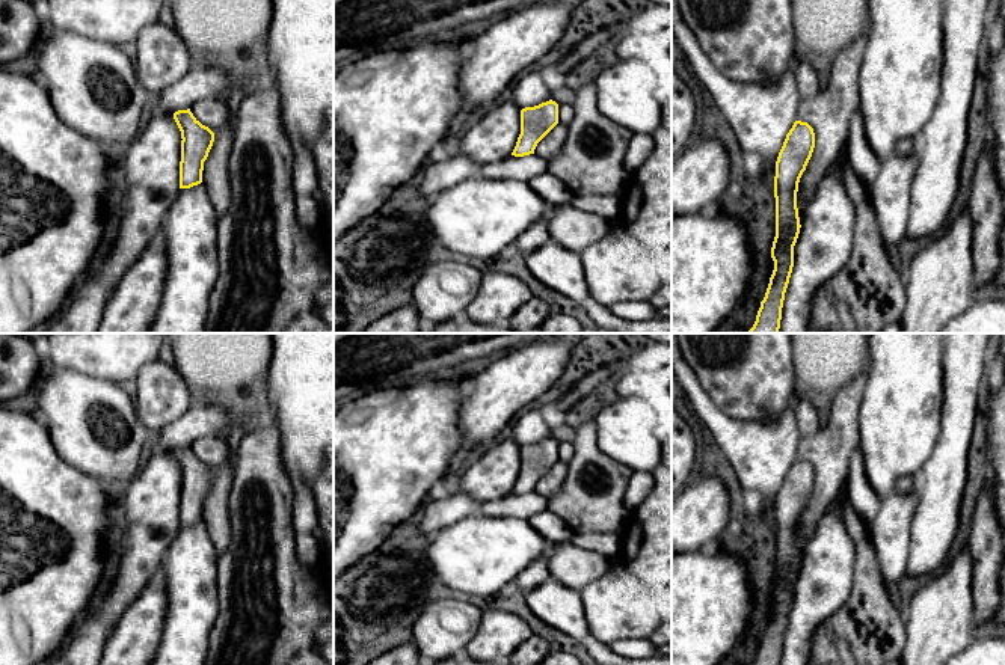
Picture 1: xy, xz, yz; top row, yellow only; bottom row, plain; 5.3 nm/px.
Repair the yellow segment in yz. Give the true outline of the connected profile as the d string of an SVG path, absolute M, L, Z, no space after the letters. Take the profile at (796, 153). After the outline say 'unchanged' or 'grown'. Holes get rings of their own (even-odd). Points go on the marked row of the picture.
M865 33L838 53L827 87L798 103L797 121L776 161L776 237L765 273L770 283L747 333L779 333L794 246L807 205L847 142L851 116L859 109L859 71L866 42Z; grown

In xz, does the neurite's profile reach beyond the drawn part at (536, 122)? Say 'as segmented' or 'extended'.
extended

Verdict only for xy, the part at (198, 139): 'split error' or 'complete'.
split error

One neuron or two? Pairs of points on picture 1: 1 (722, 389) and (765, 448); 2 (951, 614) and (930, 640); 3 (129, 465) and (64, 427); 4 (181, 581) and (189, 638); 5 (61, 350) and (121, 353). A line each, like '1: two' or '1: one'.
1: two
2: one
3: one
4: one
5: one

